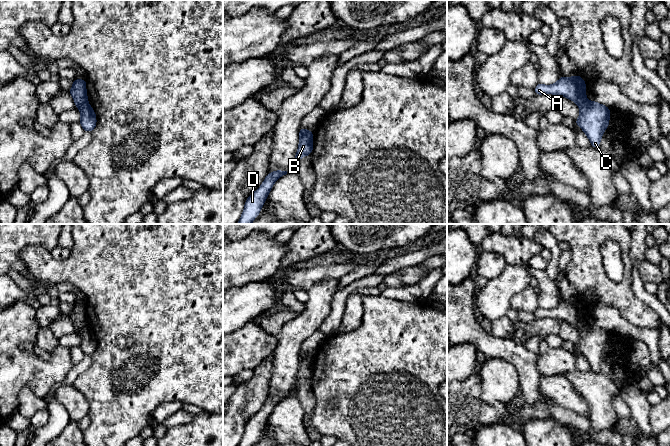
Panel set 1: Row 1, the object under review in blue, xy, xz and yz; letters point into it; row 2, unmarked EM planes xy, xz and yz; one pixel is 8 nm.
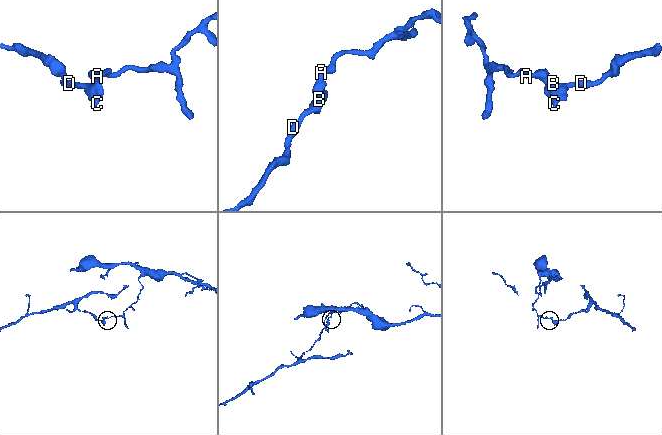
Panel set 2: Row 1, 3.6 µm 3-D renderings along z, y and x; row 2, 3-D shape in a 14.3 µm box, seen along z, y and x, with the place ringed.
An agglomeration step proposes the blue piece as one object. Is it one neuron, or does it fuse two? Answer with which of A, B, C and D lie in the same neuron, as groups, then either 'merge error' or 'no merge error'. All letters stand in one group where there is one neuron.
A / B C D | merge error

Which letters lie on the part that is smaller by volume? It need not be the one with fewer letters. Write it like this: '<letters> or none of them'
B, C, D

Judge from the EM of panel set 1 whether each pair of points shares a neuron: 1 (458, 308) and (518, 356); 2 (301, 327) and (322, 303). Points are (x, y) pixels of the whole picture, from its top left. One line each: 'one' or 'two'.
1: one
2: one

